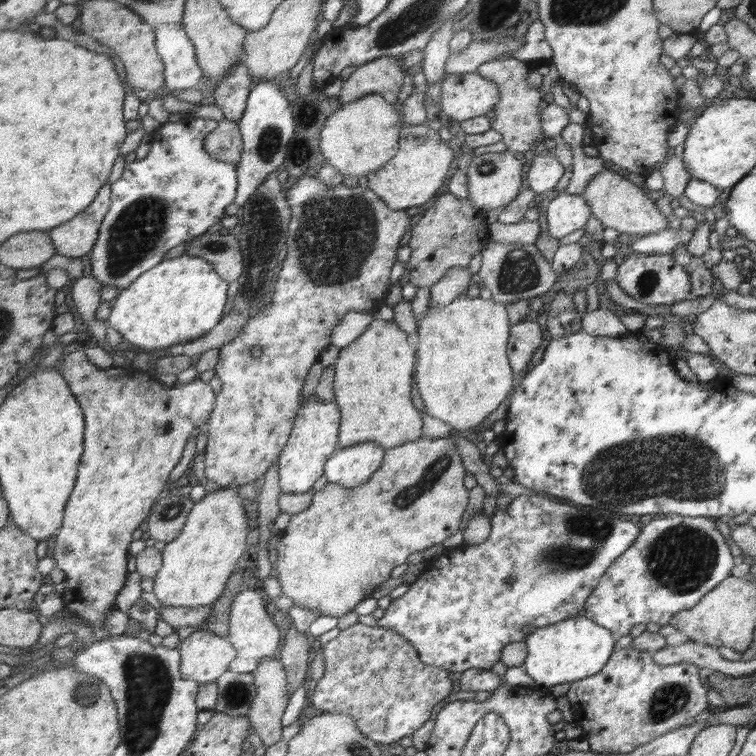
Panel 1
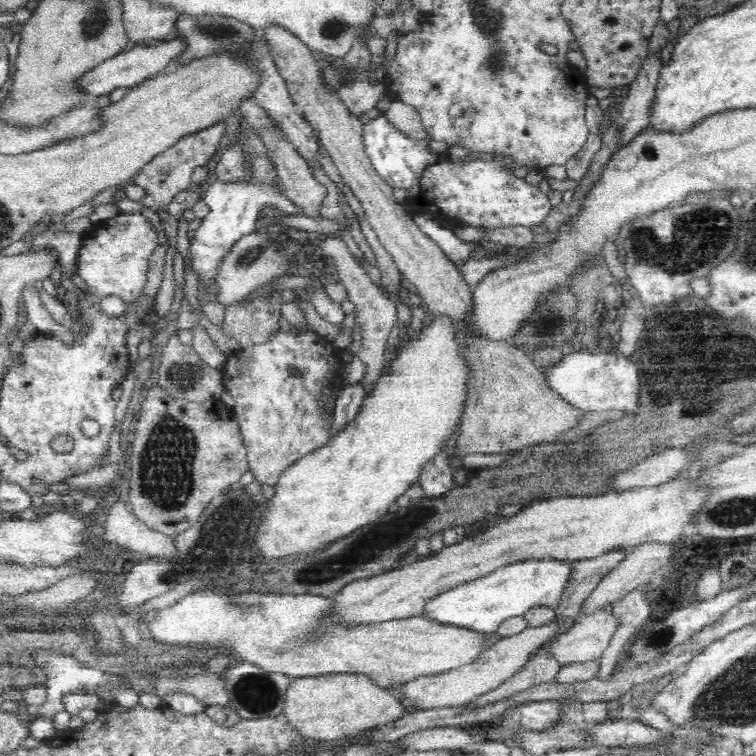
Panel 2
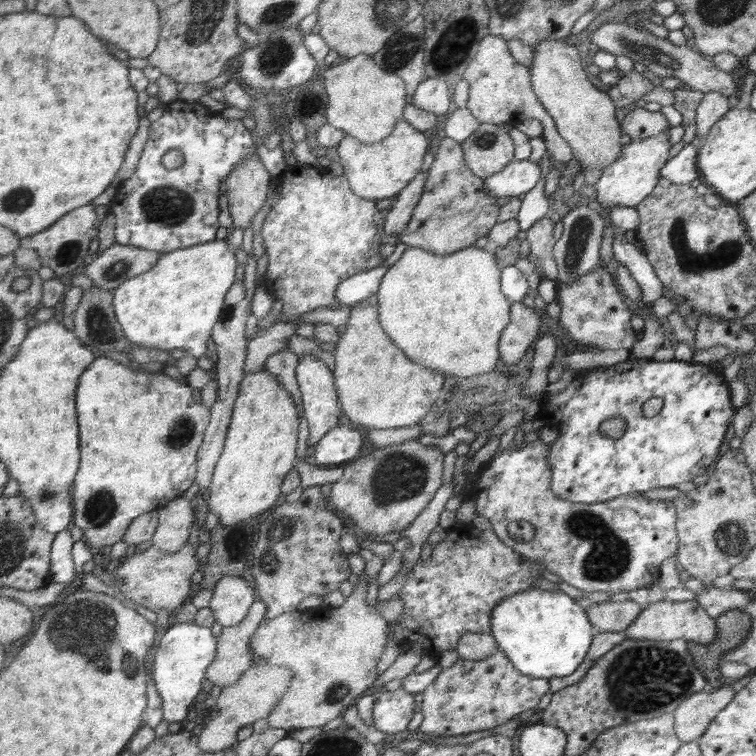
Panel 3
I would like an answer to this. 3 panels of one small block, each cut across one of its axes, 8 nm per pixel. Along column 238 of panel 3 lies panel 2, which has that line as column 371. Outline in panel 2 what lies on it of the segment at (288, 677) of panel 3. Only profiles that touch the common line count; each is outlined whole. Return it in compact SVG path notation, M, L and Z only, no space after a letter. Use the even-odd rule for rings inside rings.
M330 674L293 677L281 713L302 736L327 742L377 730L377 726L404 716L405 708L390 690L378 686L366 675Z

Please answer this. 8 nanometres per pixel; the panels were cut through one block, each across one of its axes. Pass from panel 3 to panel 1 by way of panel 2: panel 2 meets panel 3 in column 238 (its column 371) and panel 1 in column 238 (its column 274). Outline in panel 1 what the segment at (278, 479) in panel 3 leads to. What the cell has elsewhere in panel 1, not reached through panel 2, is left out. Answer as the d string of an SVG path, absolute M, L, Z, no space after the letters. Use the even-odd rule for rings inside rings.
M237 484L212 486L206 498L195 503L186 529L163 550L165 566L155 578L155 594L168 607L205 607L218 602L228 578L244 552L248 518Z

